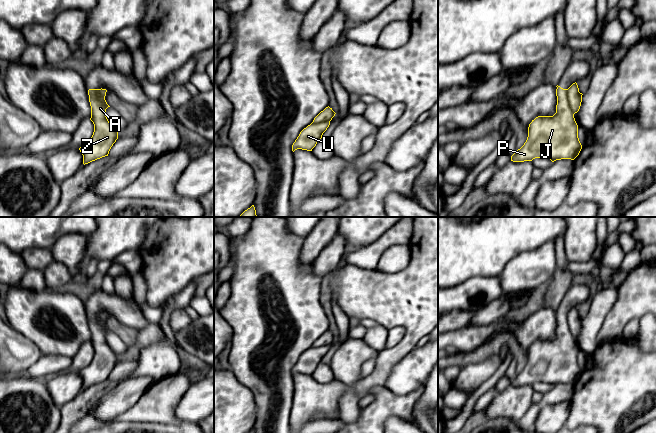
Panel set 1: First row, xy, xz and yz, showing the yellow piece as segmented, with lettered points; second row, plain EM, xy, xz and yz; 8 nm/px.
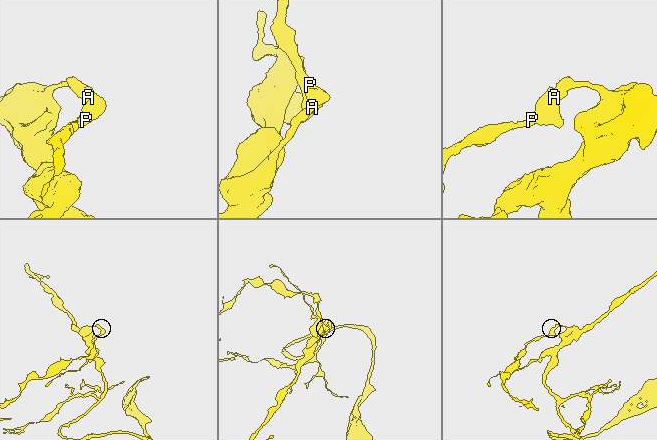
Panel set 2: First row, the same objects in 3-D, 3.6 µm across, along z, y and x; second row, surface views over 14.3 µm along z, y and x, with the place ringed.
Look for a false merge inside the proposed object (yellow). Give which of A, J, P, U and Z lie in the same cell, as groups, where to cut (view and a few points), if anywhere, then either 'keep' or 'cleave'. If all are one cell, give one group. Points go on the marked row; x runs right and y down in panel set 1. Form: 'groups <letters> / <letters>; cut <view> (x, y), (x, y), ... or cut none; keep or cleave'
groups A J P Z / U; cut yz (566, 89), (568, 104), (574, 113); cleave

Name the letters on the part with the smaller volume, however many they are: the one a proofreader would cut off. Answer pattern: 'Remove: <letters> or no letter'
Remove: A, J, P, Z

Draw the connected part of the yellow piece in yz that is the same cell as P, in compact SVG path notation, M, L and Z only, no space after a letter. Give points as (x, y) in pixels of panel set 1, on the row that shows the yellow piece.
M556 86L557 105L553 116L538 116L529 124L524 145L512 156L513 162L546 158L552 162L574 160L582 145L578 138L578 125L569 105L567 89Z

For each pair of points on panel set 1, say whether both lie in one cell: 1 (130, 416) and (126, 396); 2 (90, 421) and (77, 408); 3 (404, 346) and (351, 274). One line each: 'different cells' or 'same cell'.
1: different cells
2: different cells
3: same cell

